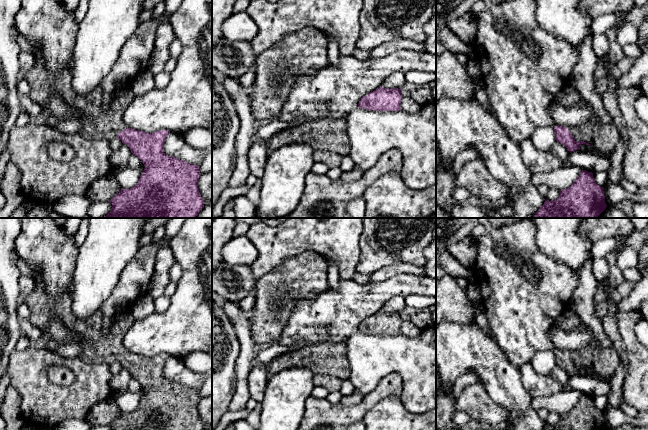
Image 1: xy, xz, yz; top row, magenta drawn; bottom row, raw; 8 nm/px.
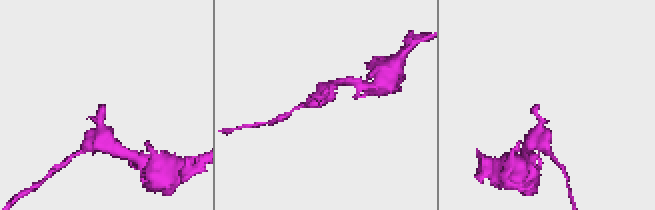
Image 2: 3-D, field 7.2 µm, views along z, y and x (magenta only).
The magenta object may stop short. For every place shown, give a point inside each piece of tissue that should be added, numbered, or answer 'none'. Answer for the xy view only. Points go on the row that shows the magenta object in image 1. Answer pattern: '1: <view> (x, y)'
1: xy (97, 121)

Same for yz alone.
1: yz (603, 138)

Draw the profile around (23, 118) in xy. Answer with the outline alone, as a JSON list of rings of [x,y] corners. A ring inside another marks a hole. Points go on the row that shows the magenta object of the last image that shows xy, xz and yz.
[[[21,111],[15,121],[15,126],[22,128],[30,121],[31,121],[30,116],[26,112]]]

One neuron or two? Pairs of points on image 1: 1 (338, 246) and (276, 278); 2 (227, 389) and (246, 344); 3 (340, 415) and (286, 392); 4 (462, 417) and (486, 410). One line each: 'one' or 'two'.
1: two
2: two
3: two
4: two

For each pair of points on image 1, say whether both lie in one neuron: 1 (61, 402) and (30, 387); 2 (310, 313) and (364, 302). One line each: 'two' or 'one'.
1: one
2: one

